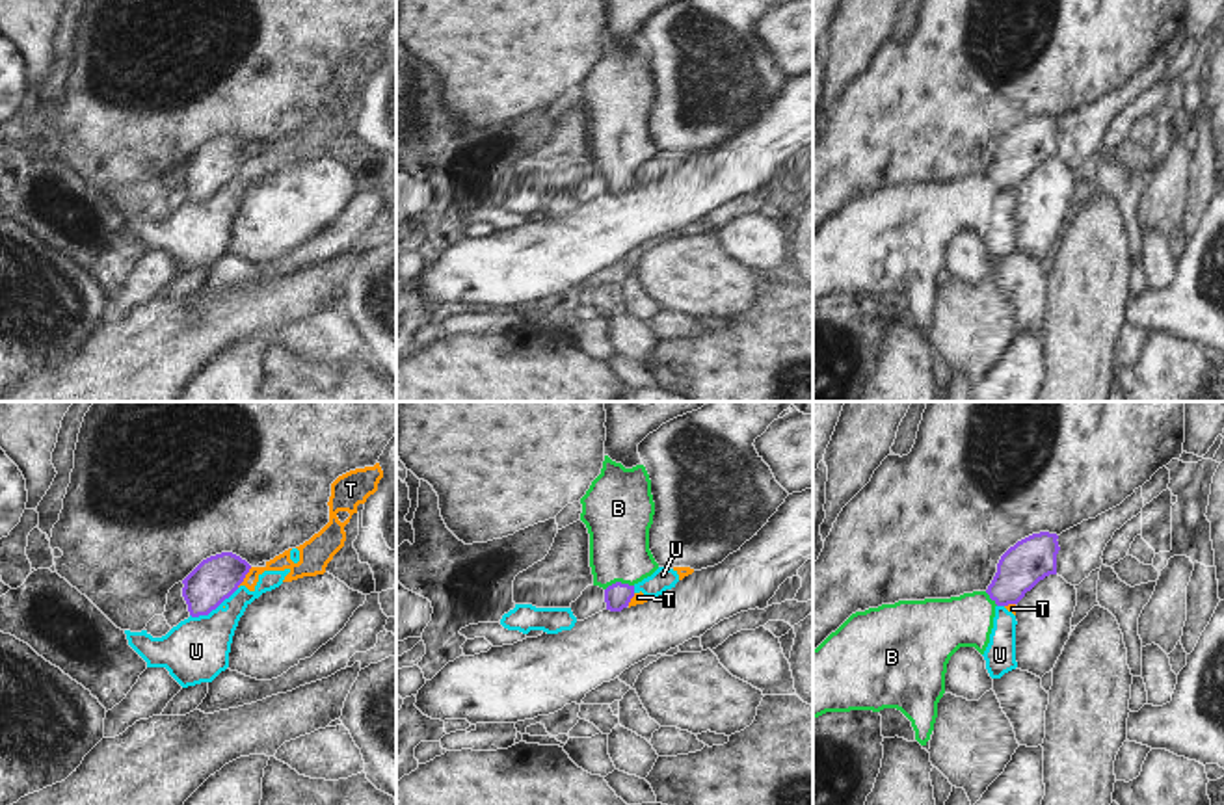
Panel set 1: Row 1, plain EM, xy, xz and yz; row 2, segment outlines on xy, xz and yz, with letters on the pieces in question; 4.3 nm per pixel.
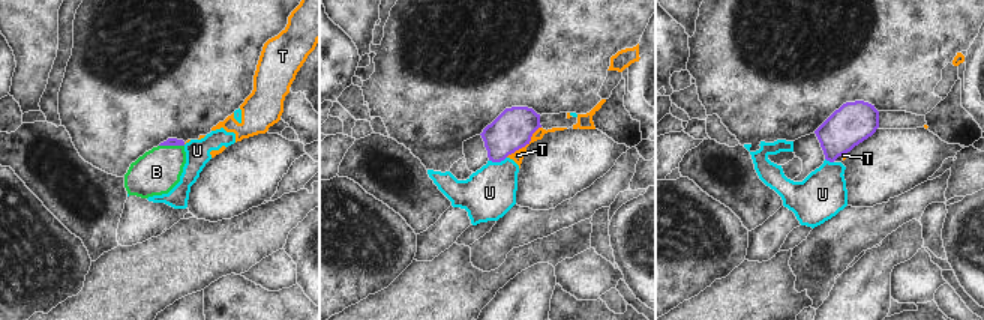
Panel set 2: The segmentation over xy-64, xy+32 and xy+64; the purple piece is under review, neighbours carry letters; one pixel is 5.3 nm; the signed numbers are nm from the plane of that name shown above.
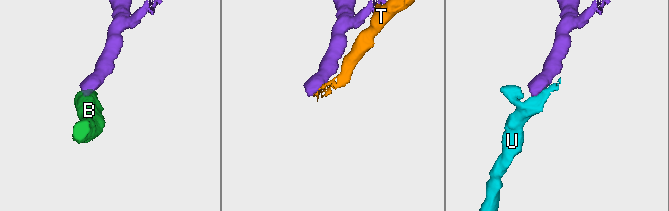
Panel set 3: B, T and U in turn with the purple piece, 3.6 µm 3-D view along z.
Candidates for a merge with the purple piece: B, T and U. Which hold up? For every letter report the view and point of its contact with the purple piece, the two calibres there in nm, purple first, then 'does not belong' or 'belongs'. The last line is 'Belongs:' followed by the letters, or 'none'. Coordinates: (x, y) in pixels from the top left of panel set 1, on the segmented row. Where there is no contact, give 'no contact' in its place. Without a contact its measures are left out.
B: meets purple in xz at (618, 582); 120 nm thick on the purple side, 260 nm on the other; belongs
T: meets purple in xy at (244, 577); 190 nm thick on the purple side, 70 nm on the other; does not belong
U: meets purple in xy at (214, 608); 190 nm thick on the purple side, 280 nm on the other; does not belong
Belongs: B

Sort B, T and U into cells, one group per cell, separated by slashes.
B / T U

